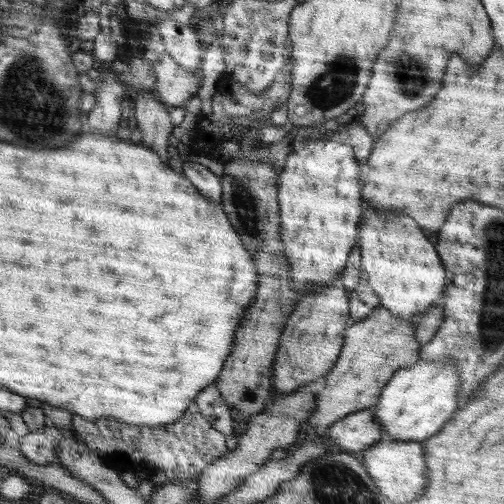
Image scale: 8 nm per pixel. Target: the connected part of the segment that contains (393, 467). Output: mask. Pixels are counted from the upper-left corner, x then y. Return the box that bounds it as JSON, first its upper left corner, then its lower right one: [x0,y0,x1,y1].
[363,441,428,502]

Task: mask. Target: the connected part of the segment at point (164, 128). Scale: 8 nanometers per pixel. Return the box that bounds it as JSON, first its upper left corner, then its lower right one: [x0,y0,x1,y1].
[134,93,174,162]

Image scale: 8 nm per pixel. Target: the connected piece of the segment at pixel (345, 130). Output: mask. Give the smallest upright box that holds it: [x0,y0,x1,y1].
[306,122,376,164]

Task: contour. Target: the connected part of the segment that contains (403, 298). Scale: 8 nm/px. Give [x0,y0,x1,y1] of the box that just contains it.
[358,210,446,322]

